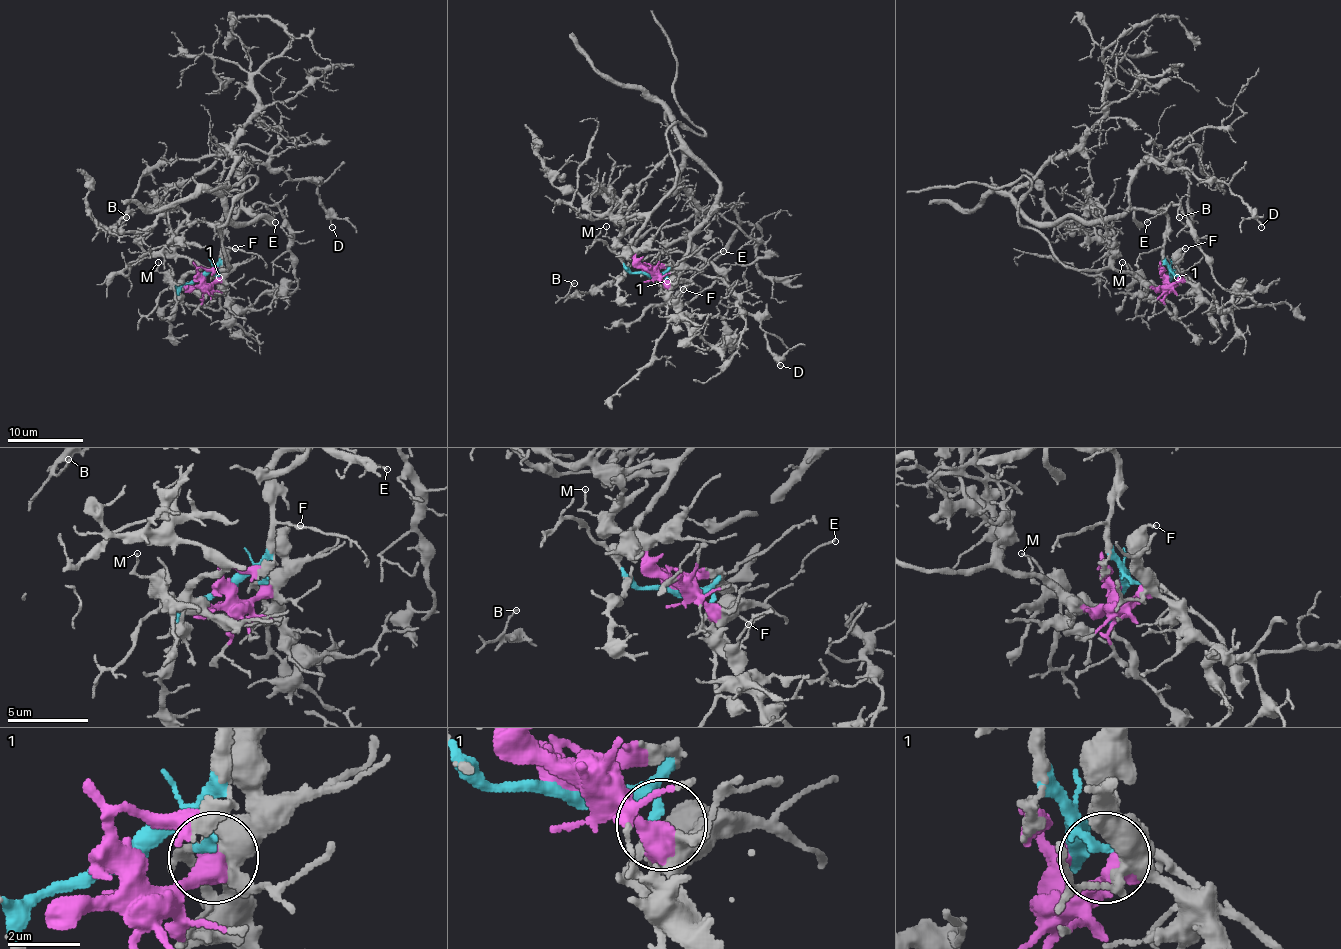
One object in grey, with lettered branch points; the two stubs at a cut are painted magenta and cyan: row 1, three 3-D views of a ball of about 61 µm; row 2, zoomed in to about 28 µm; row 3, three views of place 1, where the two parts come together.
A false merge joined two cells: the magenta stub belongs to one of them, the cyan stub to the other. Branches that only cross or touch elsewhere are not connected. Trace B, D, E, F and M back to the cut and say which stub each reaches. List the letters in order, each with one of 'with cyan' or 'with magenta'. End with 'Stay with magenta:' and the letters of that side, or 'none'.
B: with cyan
D: with cyan
E: with cyan
F: with magenta
M: with magenta
Stay with magenta: F, M

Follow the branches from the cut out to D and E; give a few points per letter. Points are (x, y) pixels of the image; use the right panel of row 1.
D: (1169, 277), (1163, 254), (1167, 217), (1133, 207), (1129, 201), (1131, 175), (1146, 162), (1222, 181), (1262, 226)
E: (1169, 277), (1169, 264), (1165, 260), (1165, 209), (1146, 222)

